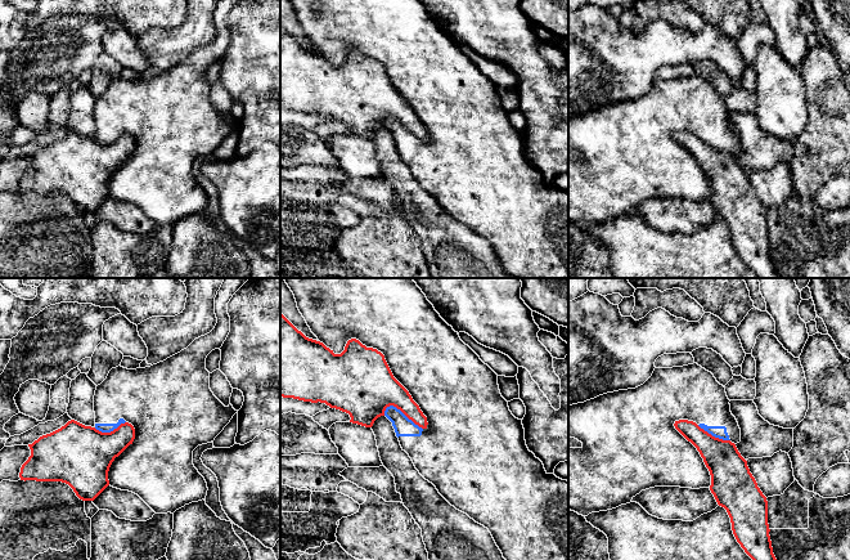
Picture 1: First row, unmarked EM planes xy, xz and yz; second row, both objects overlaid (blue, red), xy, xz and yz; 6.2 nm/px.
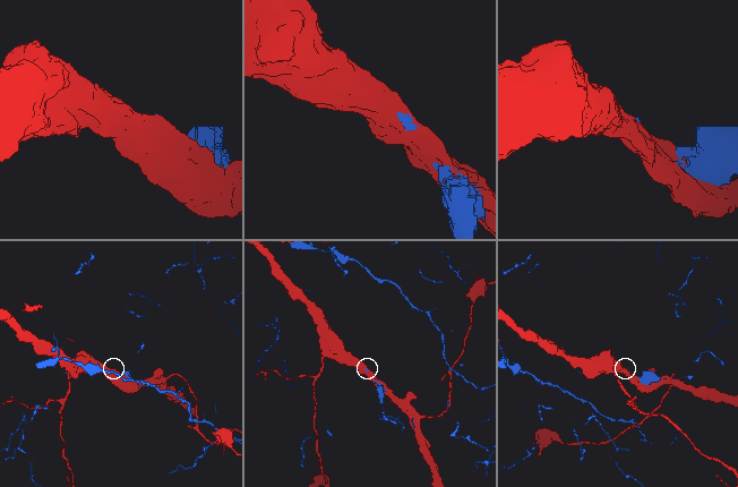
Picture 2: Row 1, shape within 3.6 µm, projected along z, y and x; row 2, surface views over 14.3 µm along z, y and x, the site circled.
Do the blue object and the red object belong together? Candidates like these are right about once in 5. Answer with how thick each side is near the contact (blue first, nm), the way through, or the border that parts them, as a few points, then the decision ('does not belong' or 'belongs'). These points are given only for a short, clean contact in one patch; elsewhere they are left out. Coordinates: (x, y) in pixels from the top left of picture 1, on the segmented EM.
120/300 nm | does not belong

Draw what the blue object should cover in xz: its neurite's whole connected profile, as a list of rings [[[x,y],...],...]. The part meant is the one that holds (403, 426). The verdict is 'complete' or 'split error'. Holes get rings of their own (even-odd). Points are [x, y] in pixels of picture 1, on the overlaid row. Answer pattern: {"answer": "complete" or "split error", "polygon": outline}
{"answer": "split error", "polygon": [[[413,278],[283,279],[311,332],[334,354],[341,354],[347,341],[356,339],[384,355],[393,377],[409,391],[428,422],[422,429],[396,407],[386,408],[384,416],[392,422],[402,451],[451,506],[489,529],[505,560],[568,560],[568,481],[548,474],[529,451],[522,420],[512,415],[502,397],[498,375],[440,317]]]}

